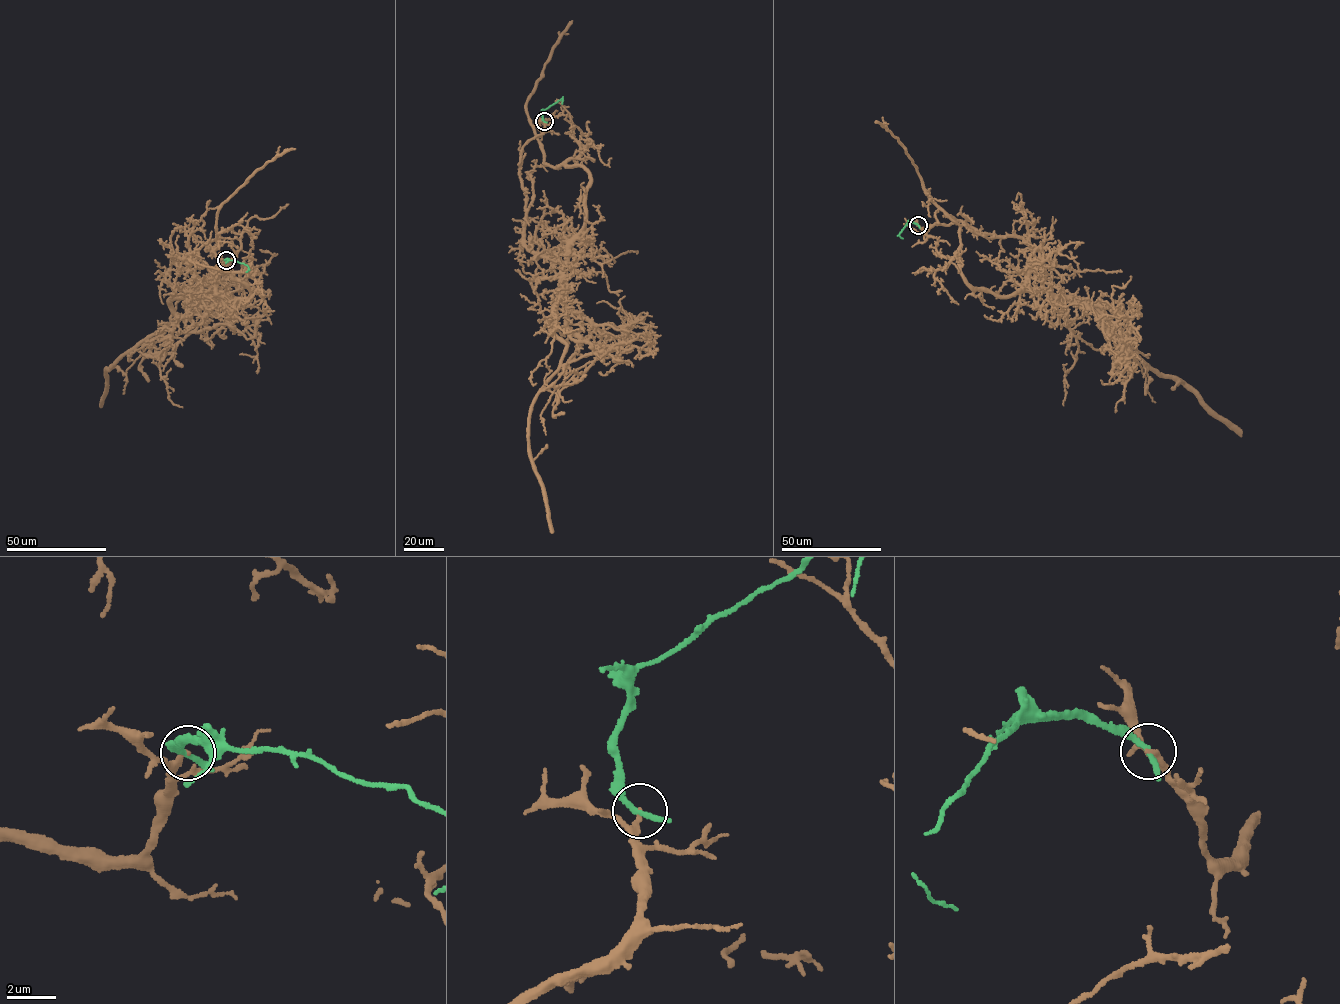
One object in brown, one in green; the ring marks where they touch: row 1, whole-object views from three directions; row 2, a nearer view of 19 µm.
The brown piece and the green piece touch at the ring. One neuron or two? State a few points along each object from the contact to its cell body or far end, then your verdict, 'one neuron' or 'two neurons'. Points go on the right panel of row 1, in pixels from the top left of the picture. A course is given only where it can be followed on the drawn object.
brown runs (918, 225), (924, 234), (961, 220), (1020, 237), (1039, 288), (999, 296), (971, 286), (959, 225), (875, 122); green runs (918, 225), (905, 225), (899, 235), (903, 238); two neurons

